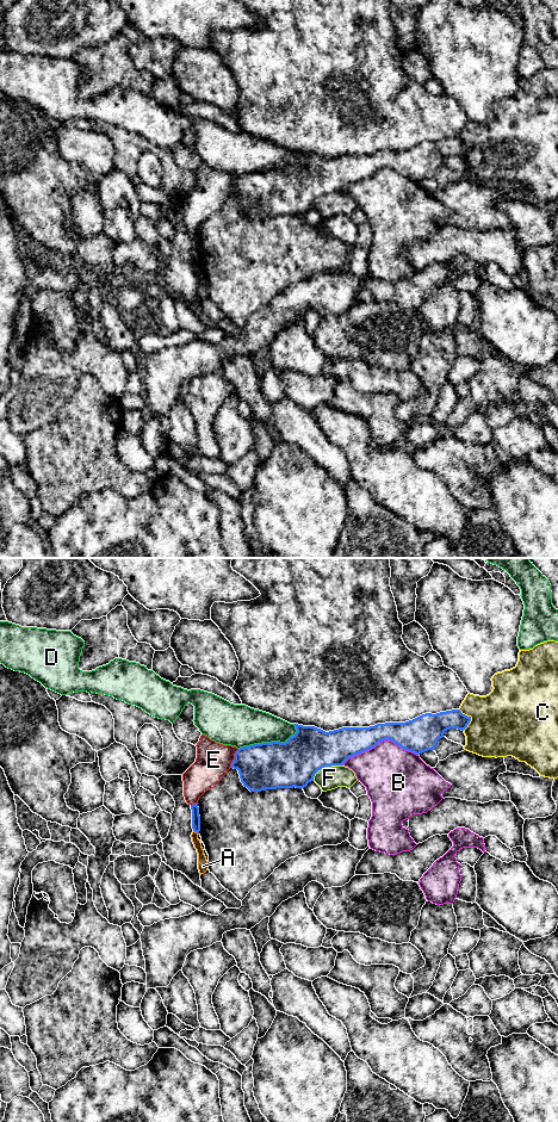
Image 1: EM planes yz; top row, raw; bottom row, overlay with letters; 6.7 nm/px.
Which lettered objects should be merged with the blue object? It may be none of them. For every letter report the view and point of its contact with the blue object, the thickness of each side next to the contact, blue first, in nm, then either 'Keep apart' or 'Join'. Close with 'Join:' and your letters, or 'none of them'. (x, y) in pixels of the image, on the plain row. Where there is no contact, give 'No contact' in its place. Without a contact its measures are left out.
A: Touches blue at yz (196, 259). Thickness 60 nm (blue) against 70 nm. Keep apart
B: Touches blue at yz (379, 169). Thickness 220 nm (blue) against 400 nm. Keep apart
C: Touches blue at yz (470, 146). Thickness 160 nm (blue) against 440 nm. Keep apart
D: Touches blue at yz (271, 169). Thickness 320 nm (blue) against 280 nm. Keep apart
E: Touches blue at yz (235, 186). Thickness 320 nm (blue) against 240 nm. Keep apart
F: Touches blue at yz (324, 193). Thickness 320 nm (blue) against 160 nm. Keep apart
Join: none of them

